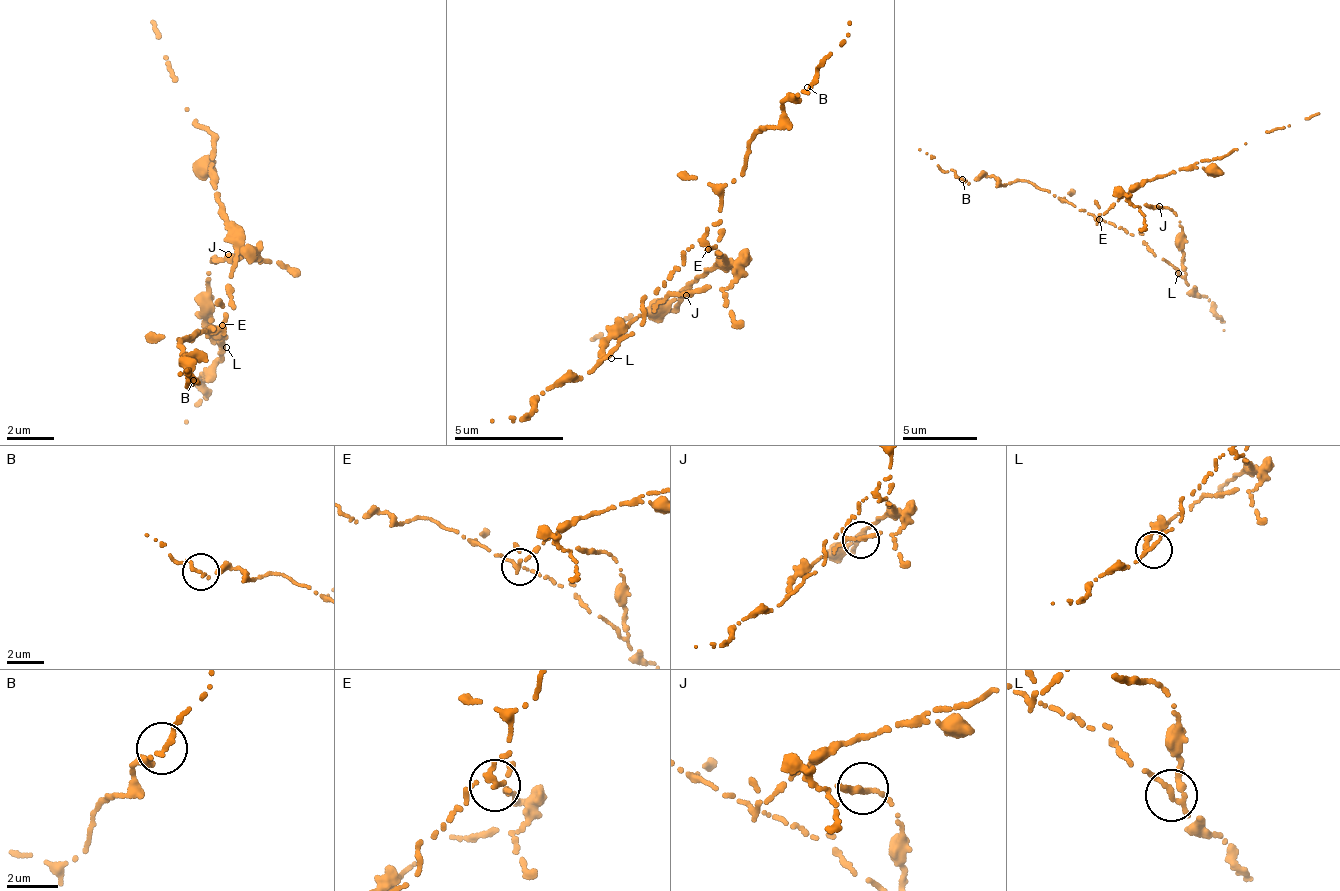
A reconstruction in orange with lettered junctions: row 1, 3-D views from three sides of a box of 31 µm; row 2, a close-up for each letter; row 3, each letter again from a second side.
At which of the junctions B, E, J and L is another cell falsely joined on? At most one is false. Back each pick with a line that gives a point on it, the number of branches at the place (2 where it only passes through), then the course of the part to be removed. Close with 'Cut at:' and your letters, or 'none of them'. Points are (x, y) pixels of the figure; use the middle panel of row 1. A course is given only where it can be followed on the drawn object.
E: Place: (708, 249). Branches: 3. Course of the part to remove: (708, 251), (720, 242), (725, 261), (666, 312), (631, 312), (589, 338)
Cut at: E

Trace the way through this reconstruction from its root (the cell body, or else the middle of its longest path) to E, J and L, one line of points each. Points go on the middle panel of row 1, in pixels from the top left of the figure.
E: (720, 242), (708, 251)
J: (720, 242), (719, 256), (733, 265), (731, 285), (724, 291), (705, 285), (690, 296), (686, 295)
L: (720, 242), (711, 249), (696, 241), (684, 250), (681, 271), (666, 287), (643, 294), (639, 327), (611, 358)

